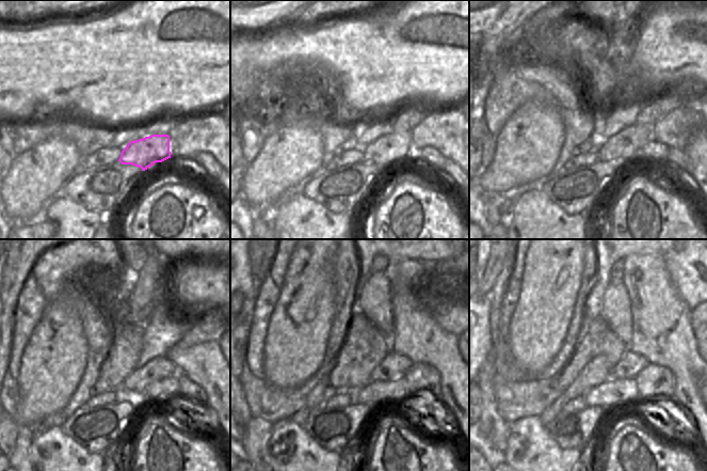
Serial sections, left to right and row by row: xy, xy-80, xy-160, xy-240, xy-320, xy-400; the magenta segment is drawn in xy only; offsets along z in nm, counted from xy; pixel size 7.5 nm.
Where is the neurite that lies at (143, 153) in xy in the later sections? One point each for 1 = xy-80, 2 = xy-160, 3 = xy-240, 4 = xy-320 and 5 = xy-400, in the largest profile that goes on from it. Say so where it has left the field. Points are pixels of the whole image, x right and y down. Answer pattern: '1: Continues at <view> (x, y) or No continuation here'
1: Continues at xy-80 (394, 148)
2: Continues at xy-160 (623, 147)
3: Continues at xy-240 (159, 367)
4: Continues at xy-320 (395, 365)
5: Continues at xy-400 (631, 363).

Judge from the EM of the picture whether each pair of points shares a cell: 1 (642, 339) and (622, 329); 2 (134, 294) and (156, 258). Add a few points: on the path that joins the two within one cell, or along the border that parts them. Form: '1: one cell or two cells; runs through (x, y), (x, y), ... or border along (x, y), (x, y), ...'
1: two cells; border along (630, 310), (631, 338), (627, 345)
2: one cell; runs through (143, 285), (155, 267)

